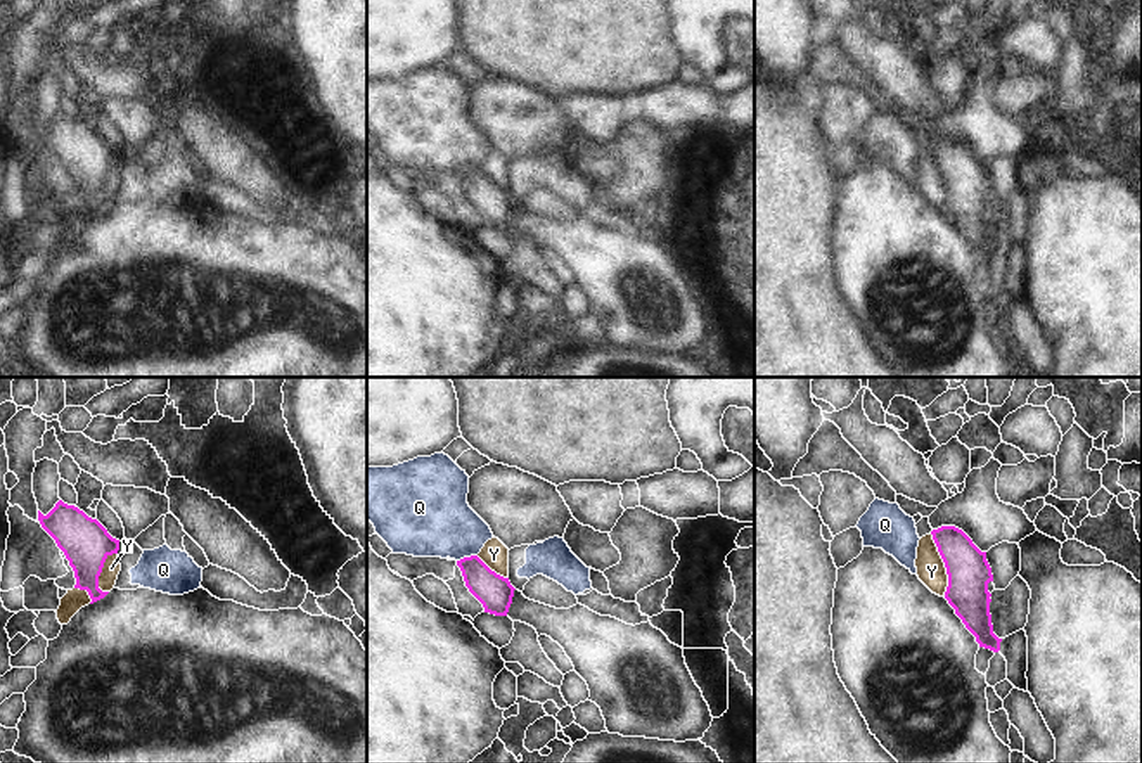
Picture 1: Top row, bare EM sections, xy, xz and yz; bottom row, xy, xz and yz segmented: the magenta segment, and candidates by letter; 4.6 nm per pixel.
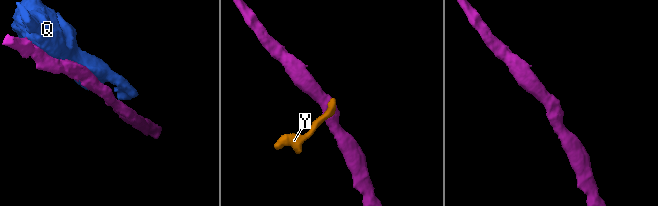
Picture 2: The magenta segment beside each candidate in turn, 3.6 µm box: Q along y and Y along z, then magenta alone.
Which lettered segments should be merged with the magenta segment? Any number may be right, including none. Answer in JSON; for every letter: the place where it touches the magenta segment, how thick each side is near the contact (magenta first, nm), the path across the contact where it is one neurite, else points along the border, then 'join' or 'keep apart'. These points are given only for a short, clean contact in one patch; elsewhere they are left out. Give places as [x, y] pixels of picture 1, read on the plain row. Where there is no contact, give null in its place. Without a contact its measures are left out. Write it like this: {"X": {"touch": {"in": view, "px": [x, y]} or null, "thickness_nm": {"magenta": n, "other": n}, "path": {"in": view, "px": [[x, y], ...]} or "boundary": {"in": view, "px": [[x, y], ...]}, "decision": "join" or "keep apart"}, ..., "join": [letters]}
{"Q": {"touch": {"in": "xz", "px": [466, 170]}, "thickness_nm": {"magenta": 160, "other": 360}, "decision": "keep apart"}, "Y": {"touch": {"in": "yz", "px": [945, 177]}, "thickness_nm": {"magenta": 200, "other": 140}, "boundary": {"in": "yz", "px": [[930, 146], [945, 180], [945, 208]]}, "decision": "keep apart"}, "join": []}

